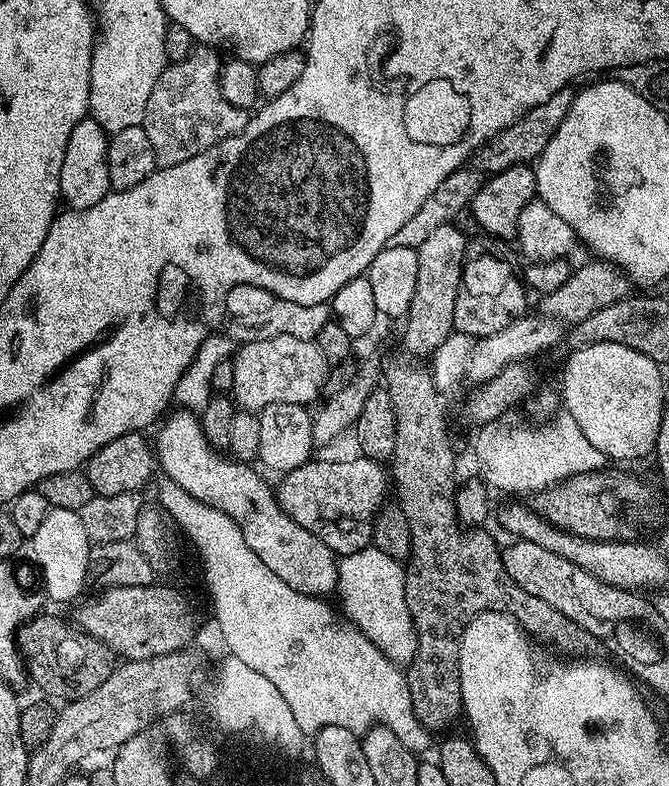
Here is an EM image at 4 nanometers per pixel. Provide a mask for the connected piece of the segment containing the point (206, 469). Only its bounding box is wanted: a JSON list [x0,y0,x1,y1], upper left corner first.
[154,410,339,597]

